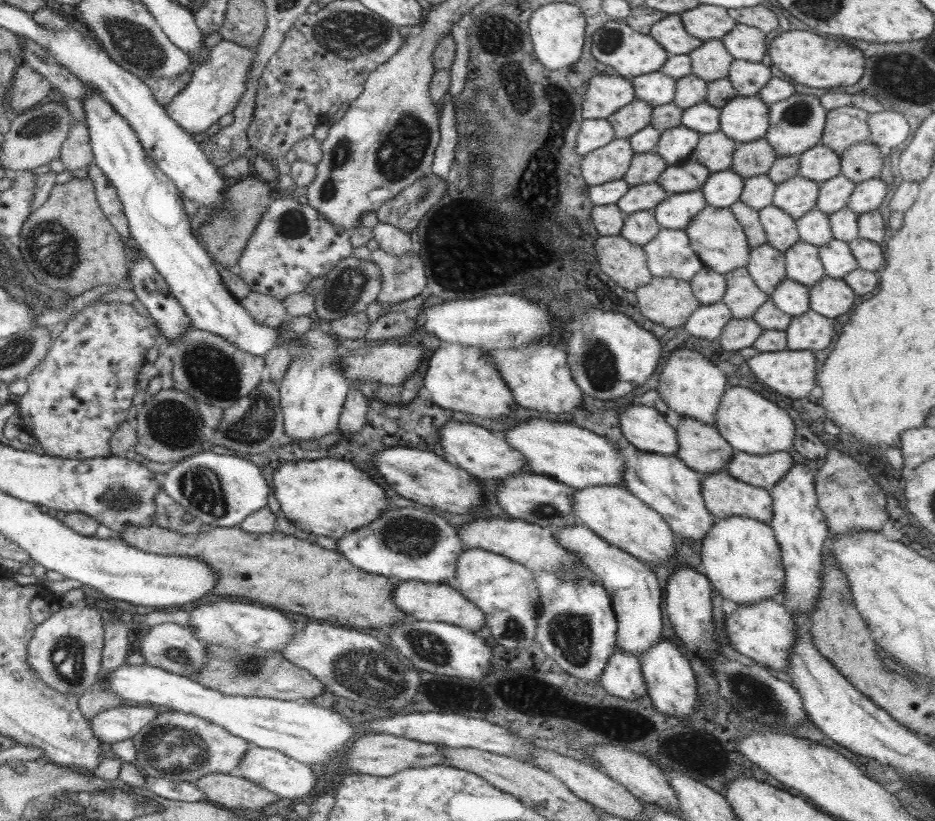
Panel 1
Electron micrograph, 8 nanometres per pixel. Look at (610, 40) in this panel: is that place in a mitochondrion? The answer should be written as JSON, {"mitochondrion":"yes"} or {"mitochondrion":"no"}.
{"mitochondrion":"yes"}

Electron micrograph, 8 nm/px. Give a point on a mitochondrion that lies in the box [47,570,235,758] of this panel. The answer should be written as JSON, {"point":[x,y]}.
{"point":[68,654]}

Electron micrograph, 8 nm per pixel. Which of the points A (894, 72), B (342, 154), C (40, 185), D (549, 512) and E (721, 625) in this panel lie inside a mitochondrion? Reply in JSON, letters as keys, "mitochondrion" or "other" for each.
{"A":"mitochondrion","B":"mitochondrion","C":"other","D":"mitochondrion","E":"other"}

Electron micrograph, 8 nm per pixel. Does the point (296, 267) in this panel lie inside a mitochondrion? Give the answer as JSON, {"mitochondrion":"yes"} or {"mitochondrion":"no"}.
{"mitochondrion":"no"}

